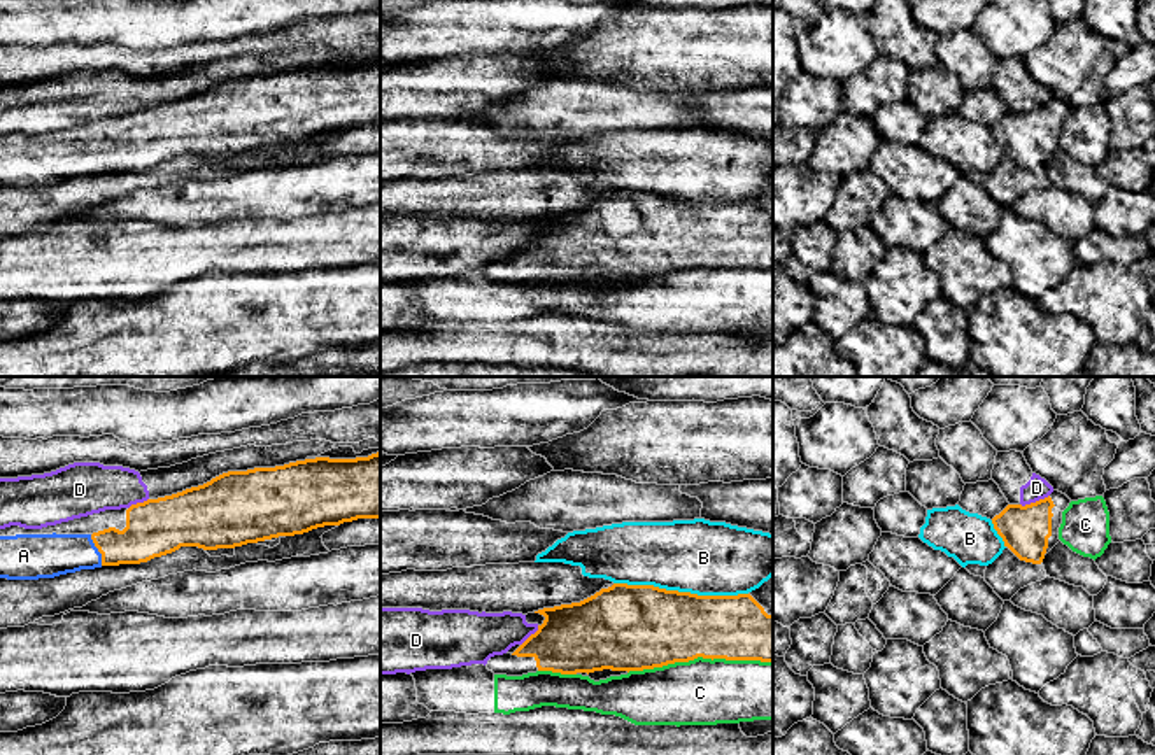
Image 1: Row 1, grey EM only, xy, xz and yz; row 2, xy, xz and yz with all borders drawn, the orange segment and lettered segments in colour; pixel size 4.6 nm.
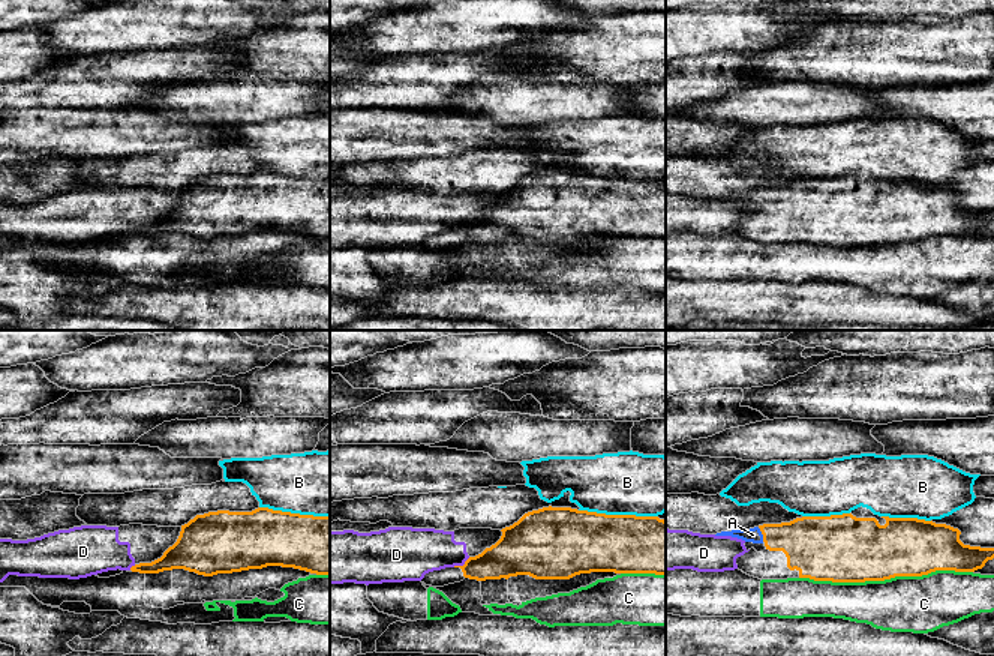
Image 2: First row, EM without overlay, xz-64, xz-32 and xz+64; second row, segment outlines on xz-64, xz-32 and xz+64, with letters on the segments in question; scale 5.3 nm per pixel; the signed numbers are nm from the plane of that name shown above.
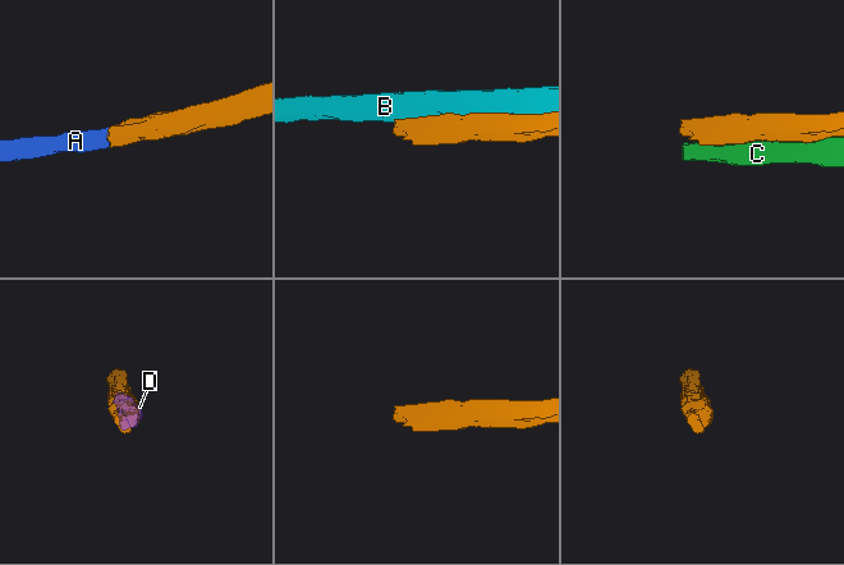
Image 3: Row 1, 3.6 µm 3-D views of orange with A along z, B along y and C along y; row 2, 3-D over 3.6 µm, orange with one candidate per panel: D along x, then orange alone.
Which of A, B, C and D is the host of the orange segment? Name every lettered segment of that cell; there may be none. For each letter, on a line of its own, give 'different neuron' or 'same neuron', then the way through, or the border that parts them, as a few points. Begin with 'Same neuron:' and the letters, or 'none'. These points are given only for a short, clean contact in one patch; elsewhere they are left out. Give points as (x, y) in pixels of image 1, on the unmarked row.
Same neuron: A
A: same neuron | across xy (149, 139), (134, 153), (99, 158), (44, 163)
B: different neuron
C: different neuron
D: different neuron | along yz (1048, 102), (1020, 112)

